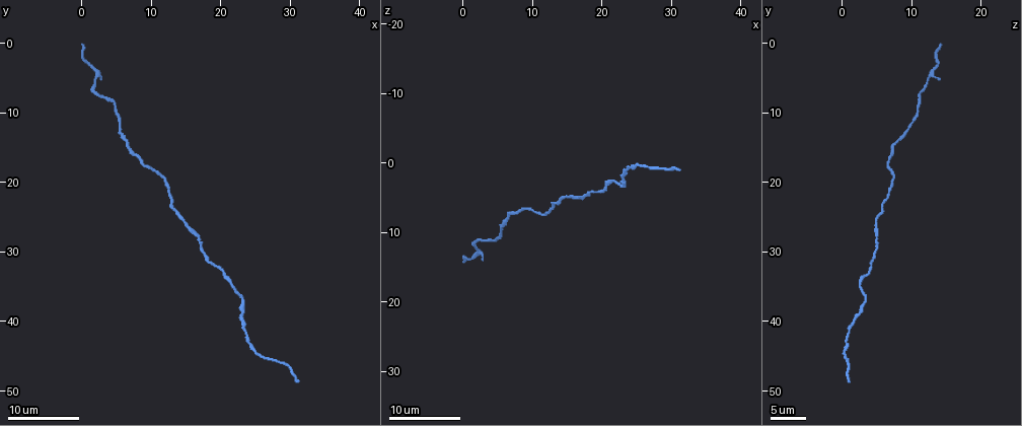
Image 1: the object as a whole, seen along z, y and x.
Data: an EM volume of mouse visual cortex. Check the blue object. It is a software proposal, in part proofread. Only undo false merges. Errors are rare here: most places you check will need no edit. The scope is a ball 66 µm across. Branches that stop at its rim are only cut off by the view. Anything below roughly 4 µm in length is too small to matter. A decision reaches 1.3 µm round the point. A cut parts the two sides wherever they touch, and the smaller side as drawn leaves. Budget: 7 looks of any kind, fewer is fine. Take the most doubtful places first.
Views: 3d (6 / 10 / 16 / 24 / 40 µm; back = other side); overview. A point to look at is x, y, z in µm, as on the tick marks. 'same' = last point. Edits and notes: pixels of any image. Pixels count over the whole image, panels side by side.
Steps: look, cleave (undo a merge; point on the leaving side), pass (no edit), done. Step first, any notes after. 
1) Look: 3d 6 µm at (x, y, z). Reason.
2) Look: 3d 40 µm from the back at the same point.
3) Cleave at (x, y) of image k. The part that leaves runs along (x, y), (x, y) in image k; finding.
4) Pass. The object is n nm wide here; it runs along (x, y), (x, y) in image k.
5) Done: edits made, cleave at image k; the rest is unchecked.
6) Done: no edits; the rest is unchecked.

Look: 3d 16 µm at (2.0, 5.5, 12.0). A narrow waist.

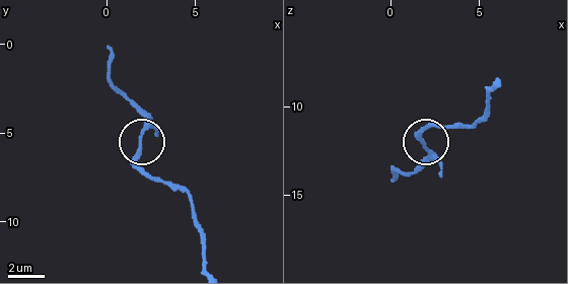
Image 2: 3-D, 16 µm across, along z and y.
Look: 3d 16 µm from the back at (1.9, 5.6, 12.3).

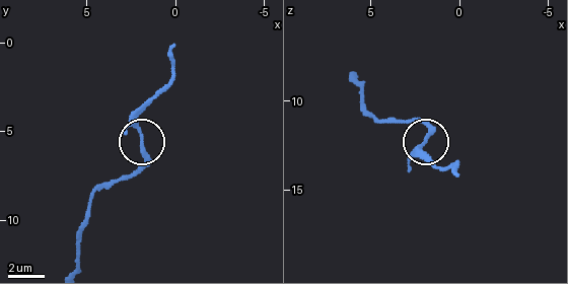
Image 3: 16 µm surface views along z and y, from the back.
Pass. The object is 170 nm wide here; it runs along (357, 78), (373, 117), (421, 123), (424, 162) in image 3; continuous, no second neuron.

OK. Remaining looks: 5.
Look: 3d 6 µm at (17.0, 28.5, 5.0). Thick turns thin.

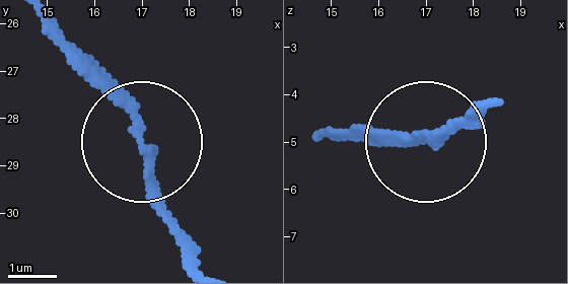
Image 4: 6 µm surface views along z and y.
Look: 3d 6 µm from the back at (17.00, 28.25, 4.85).

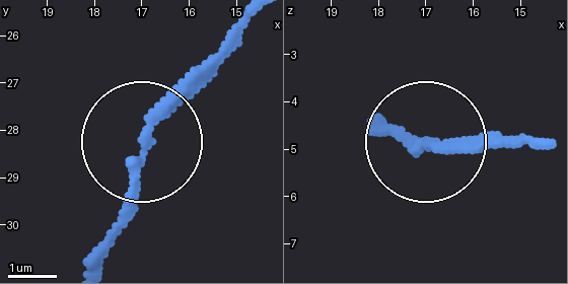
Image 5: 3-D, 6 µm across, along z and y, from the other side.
Pass. The object is 220 nm wide here; it runs along (245, 22), (144, 143), (132, 216), (104, 261) in image 5; all the same neuron.

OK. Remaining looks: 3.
Look: 3d 6 µm at (23.0, 36.5, 3.5). Sudden change in width.

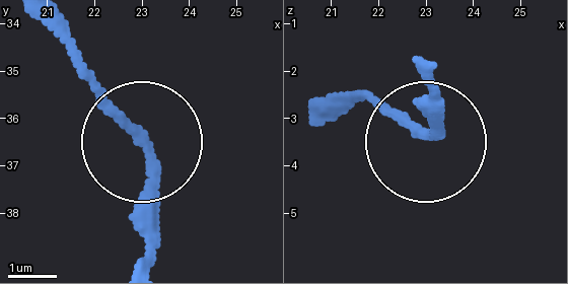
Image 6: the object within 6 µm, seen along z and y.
Look: 3d 6 µm from the back at (23.00, 36.40, 3.25).

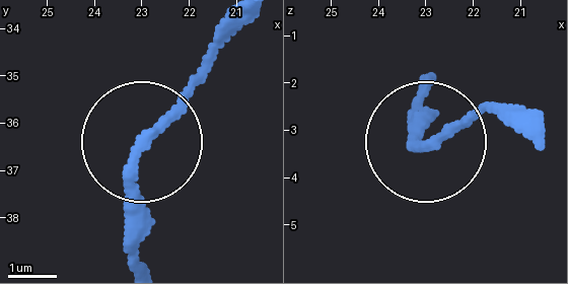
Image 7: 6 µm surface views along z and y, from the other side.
Pass. The object is 200 nm wide here; it runs along (234, 24), (194, 96), (138, 157), (134, 251) in image 7; continuous, no second neuron.

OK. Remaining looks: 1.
Look: 3d 10 µm at (24.0, 42.5, 0.5). Thick turns thin.

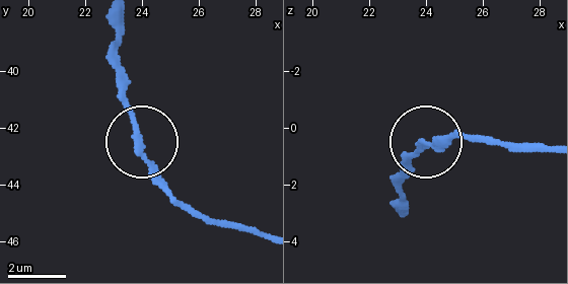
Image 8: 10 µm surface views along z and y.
Pass. The object is 190 nm wide here; one neuron here.

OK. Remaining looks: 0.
Done: no edits; the rest is unchecked.

